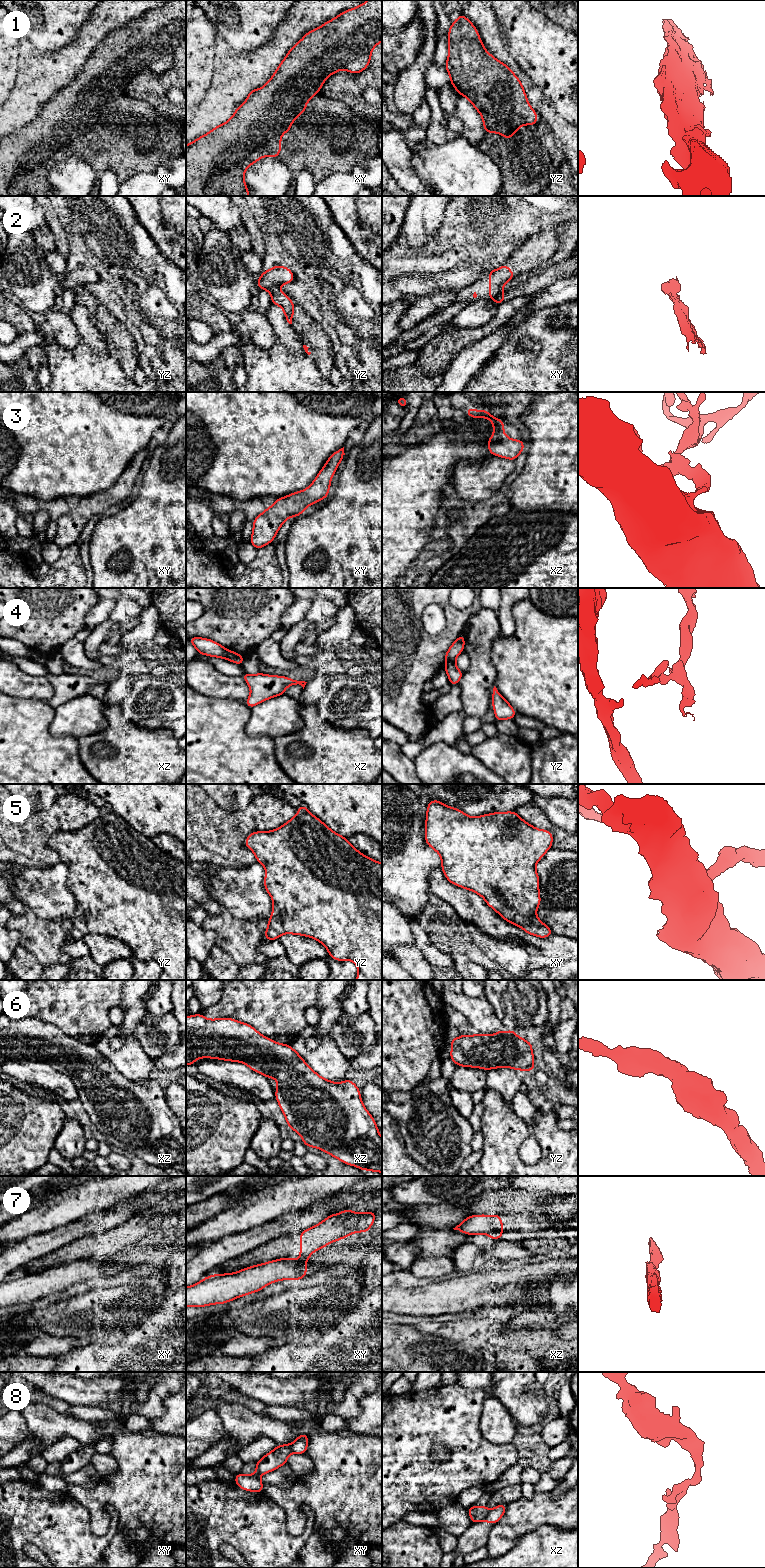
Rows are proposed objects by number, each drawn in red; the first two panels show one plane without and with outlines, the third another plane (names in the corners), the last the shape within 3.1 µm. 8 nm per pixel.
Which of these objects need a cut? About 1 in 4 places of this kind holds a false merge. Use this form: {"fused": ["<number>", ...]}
{"fused": ["2", "4", "7", "8"]}

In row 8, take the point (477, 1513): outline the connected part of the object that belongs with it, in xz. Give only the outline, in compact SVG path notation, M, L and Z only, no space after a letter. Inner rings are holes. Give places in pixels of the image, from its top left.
M474 1505L470 1508L467 1508L467 1511L471 1517L471 1523L478 1523L483 1521L489 1513L489 1509L487 1506Z

